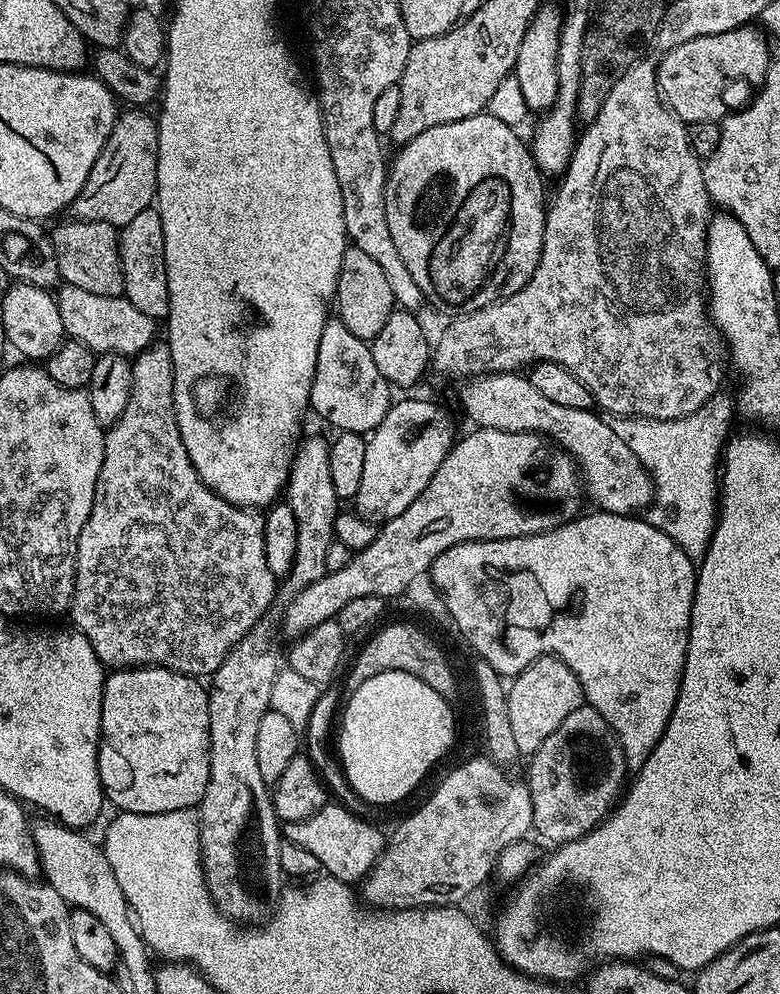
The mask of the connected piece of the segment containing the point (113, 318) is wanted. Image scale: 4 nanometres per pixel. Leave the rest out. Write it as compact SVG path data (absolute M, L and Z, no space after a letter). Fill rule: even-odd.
M64 284L55 293L56 305L62 314L65 337L77 340L97 354L136 357L146 351L157 339L157 321L138 310L124 296L103 296L90 294L73 284ZM61 291L61 292L60 292Z

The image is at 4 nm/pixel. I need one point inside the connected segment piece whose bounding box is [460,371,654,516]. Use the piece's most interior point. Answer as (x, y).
(612, 477)

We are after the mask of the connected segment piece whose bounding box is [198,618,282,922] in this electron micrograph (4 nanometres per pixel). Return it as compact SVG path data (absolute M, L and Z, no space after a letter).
M271 619L259 620L249 632L230 650L230 654L218 666L218 670L210 677L208 694L208 737L210 738L210 782L206 782L206 794L198 805L200 818L200 860L204 863L204 881L212 901L220 907L225 916L237 921L248 922L251 916L262 911L259 900L244 896L244 888L240 888L240 880L236 880L236 836L240 836L240 828L244 828L244 816L248 816L248 804L252 804L252 796L269 796L269 789L258 770L258 725L272 706L274 678L282 671L282 648L276 641L278 628L271 624Z

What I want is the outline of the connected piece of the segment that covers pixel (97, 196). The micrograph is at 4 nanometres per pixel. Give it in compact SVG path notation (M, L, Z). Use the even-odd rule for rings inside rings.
M128 110L117 119L110 138L100 151L100 157L86 178L86 186L70 206L75 219L93 220L123 226L130 218L142 214L156 199L156 163L158 162L157 121L152 120L144 110Z

